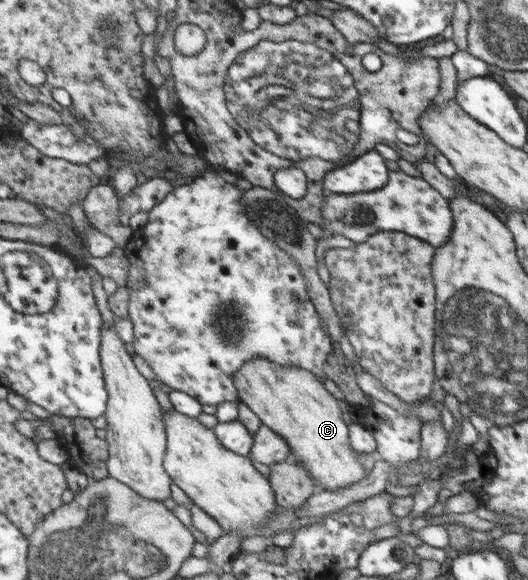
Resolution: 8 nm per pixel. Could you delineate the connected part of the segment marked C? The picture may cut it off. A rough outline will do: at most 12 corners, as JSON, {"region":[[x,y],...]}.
{"region":[[266,357],[241,402],[288,441],[317,491],[366,477],[348,414],[320,378]]}

